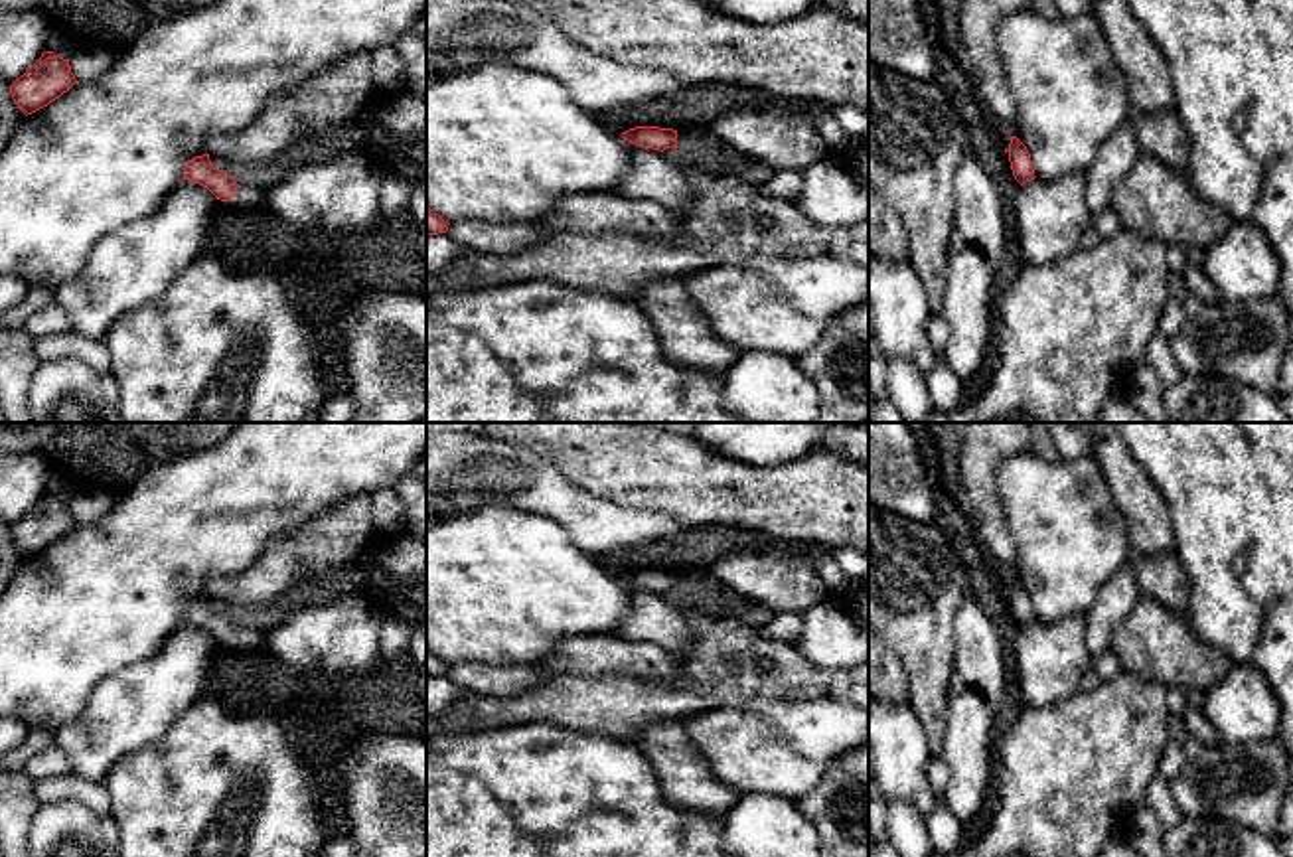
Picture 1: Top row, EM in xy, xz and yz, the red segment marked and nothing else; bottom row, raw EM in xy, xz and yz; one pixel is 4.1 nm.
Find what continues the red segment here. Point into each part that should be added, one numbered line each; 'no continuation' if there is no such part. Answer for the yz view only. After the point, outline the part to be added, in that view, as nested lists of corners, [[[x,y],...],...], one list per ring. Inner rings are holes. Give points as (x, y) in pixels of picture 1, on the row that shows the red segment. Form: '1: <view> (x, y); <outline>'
no continuation

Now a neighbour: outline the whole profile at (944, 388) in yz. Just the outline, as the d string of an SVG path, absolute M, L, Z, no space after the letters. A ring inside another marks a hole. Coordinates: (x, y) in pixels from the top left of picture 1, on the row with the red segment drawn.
M942 355L926 375L932 405L940 413L959 409L961 379L948 367Z

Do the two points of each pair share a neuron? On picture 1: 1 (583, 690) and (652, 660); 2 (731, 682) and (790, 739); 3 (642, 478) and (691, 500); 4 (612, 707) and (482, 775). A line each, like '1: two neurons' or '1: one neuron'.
1: two neurons
2: two neurons
3: one neuron
4: two neurons

